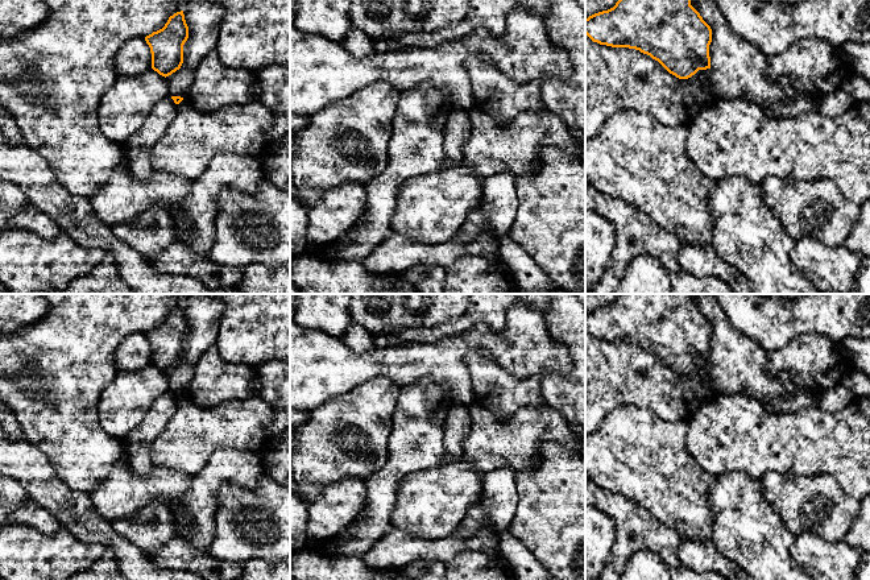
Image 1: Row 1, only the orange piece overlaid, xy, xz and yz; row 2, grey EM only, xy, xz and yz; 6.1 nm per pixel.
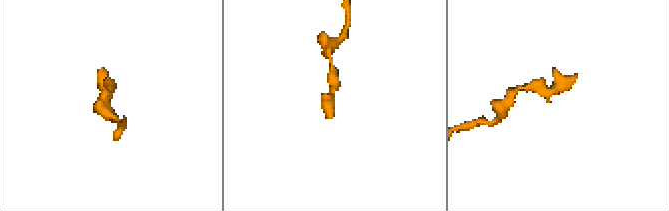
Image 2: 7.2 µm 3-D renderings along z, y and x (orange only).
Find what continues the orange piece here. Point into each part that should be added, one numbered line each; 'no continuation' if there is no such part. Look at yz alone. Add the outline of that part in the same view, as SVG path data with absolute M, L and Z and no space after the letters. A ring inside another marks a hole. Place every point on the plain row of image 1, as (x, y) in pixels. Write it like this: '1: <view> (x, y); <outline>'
no continuation

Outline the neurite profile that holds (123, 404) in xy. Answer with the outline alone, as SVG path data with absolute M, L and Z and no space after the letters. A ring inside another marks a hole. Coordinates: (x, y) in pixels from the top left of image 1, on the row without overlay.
M153 364L138 372L119 370L103 390L98 417L103 430L113 438L125 438L140 424L153 402L169 392L165 372Z

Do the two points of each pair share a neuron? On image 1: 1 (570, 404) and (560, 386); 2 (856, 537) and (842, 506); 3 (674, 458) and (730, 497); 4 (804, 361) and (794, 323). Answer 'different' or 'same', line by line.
1: same
2: different
3: different
4: different

